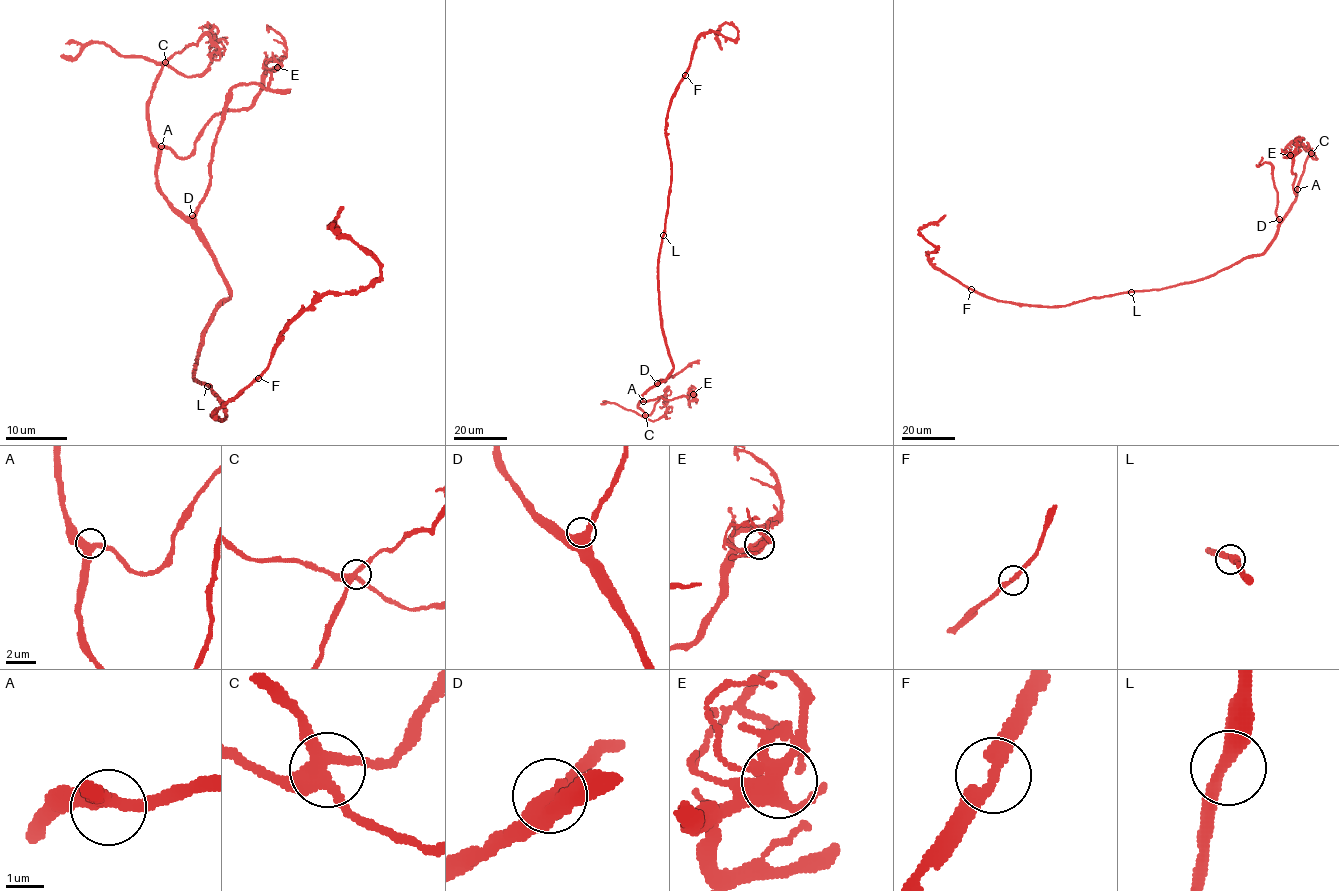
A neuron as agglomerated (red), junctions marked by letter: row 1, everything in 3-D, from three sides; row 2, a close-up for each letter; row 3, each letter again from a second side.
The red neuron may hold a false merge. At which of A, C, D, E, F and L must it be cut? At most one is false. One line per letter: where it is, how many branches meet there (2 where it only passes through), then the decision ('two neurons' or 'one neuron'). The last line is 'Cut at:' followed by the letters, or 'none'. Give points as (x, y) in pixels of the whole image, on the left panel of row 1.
A: (161, 146) | 3 | one neuron
C: (165, 62) | 4 | one neuron
D: (192, 215) | 2 | one neuron
E: (277, 67) | 3 | one neuron
F: (258, 378) | 2 | one neuron
L: (207, 386) | 2 | one neuron
Cut at: none

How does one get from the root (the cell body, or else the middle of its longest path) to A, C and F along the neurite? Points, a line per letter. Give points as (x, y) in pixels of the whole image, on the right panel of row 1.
A: (1130, 291), (1195, 282), (1246, 258), (1260, 255), (1290, 208), (1297, 189)
C: (1130, 291), (1195, 282), (1246, 258), (1260, 255), (1295, 200), (1305, 162), (1311, 153)
F: (1130, 291), (1087, 298), (1063, 306), (1045, 306), (1004, 302), (970, 288)

